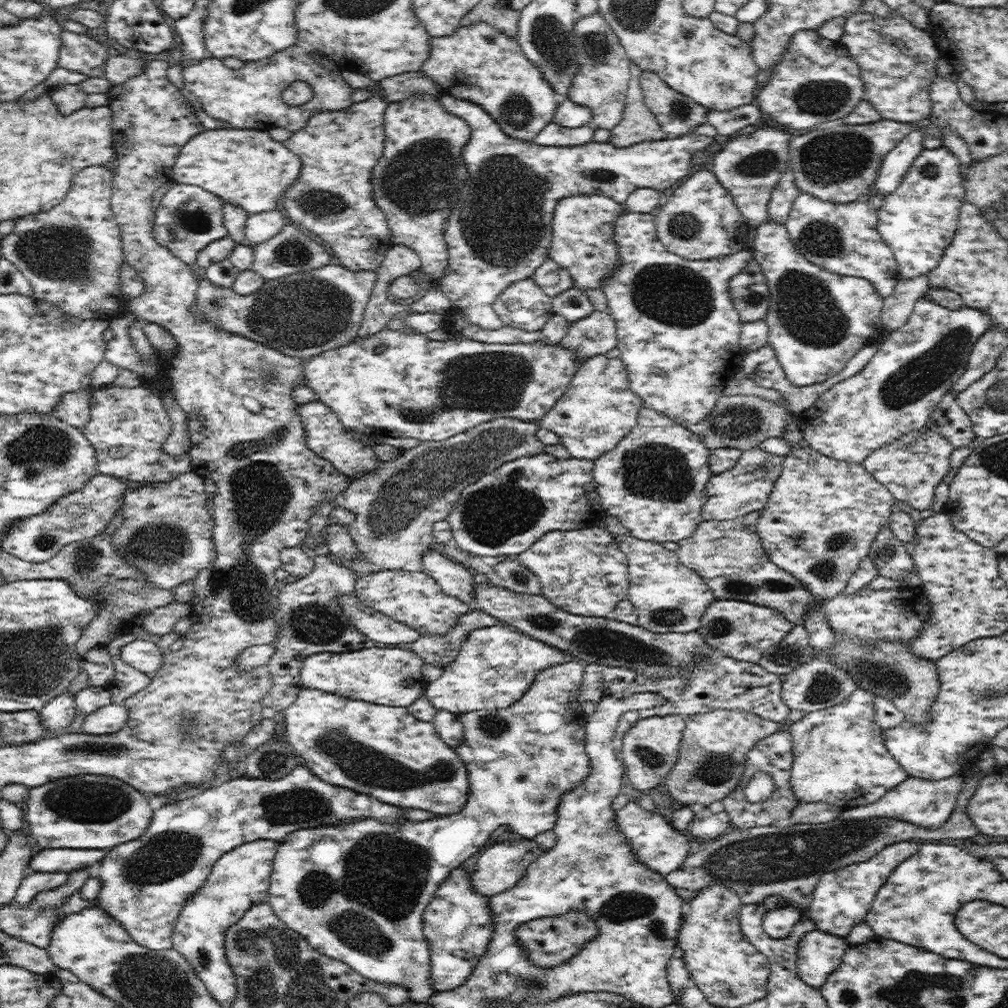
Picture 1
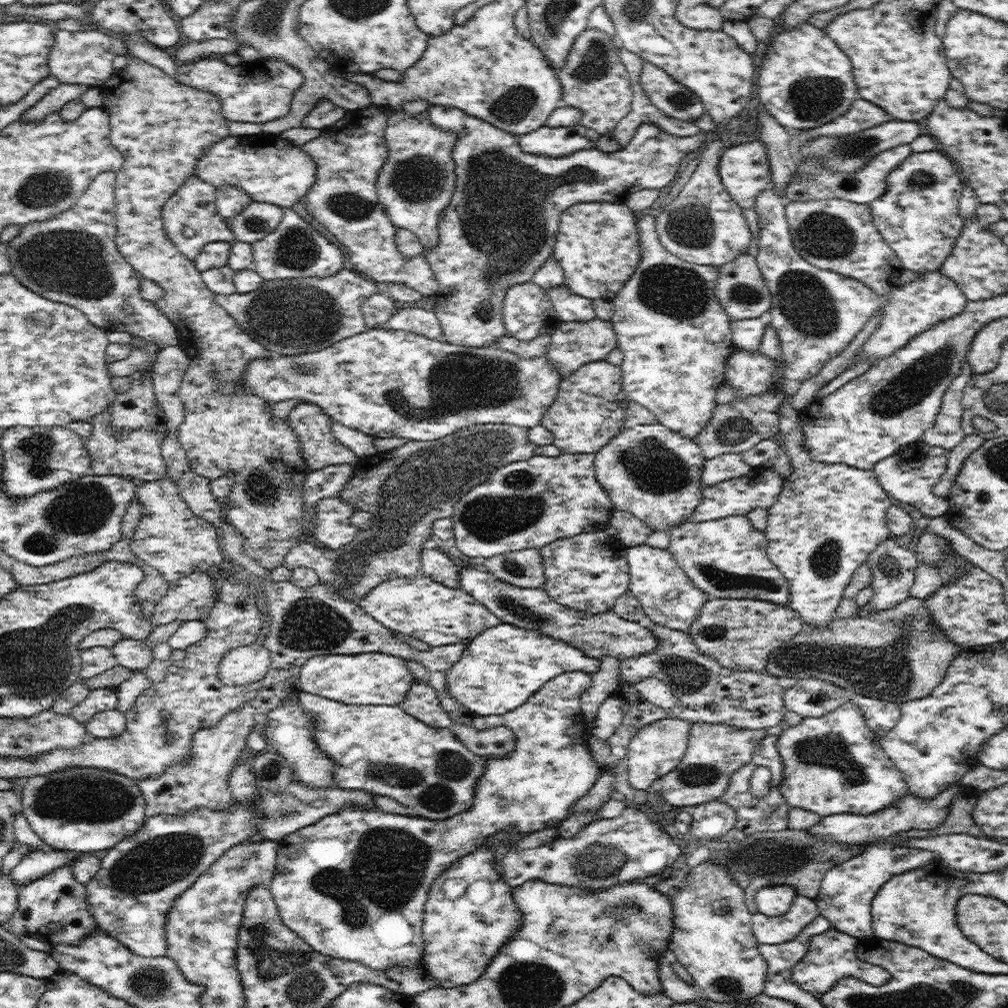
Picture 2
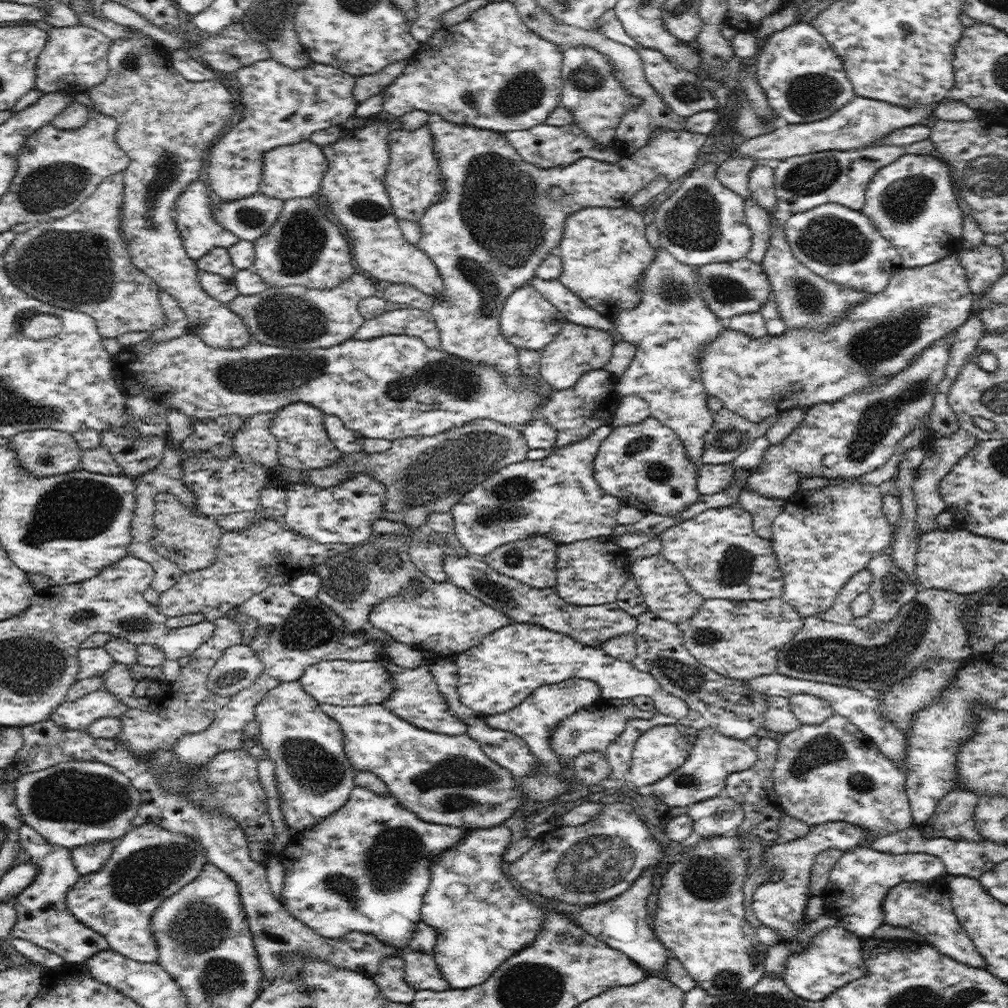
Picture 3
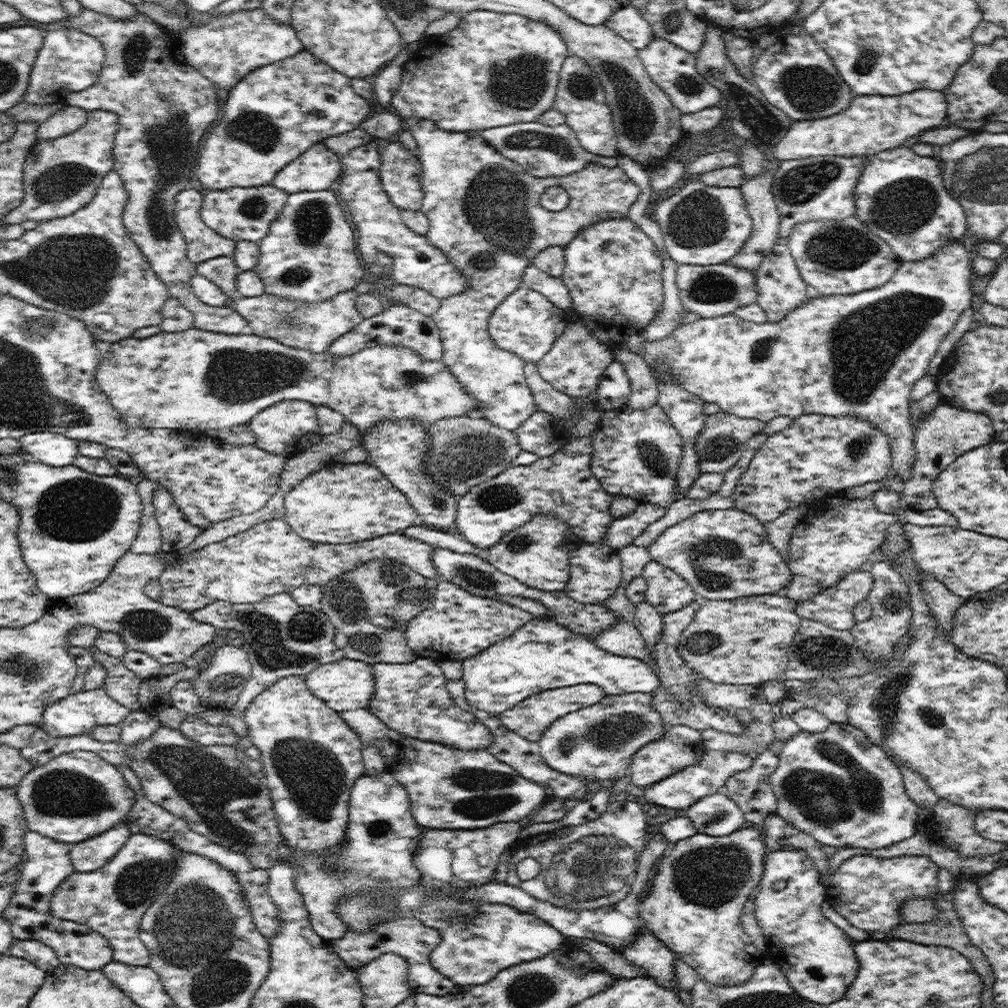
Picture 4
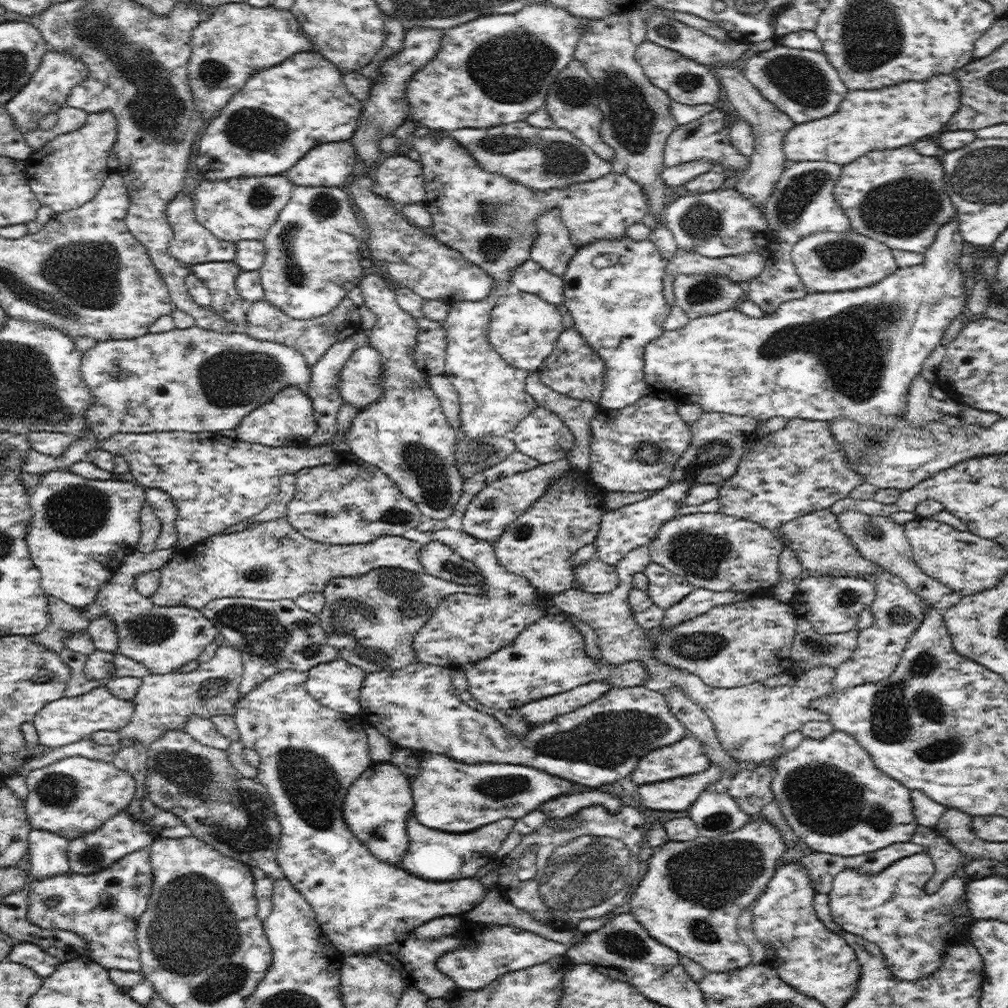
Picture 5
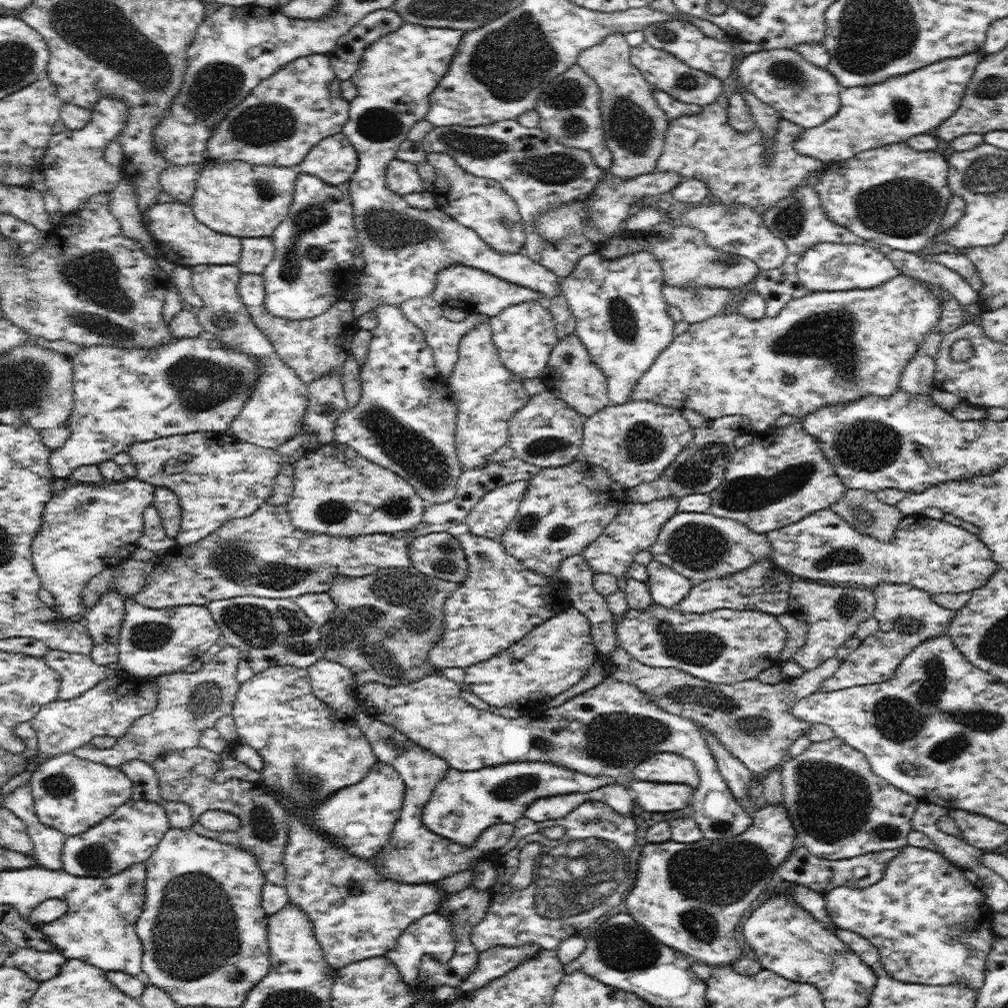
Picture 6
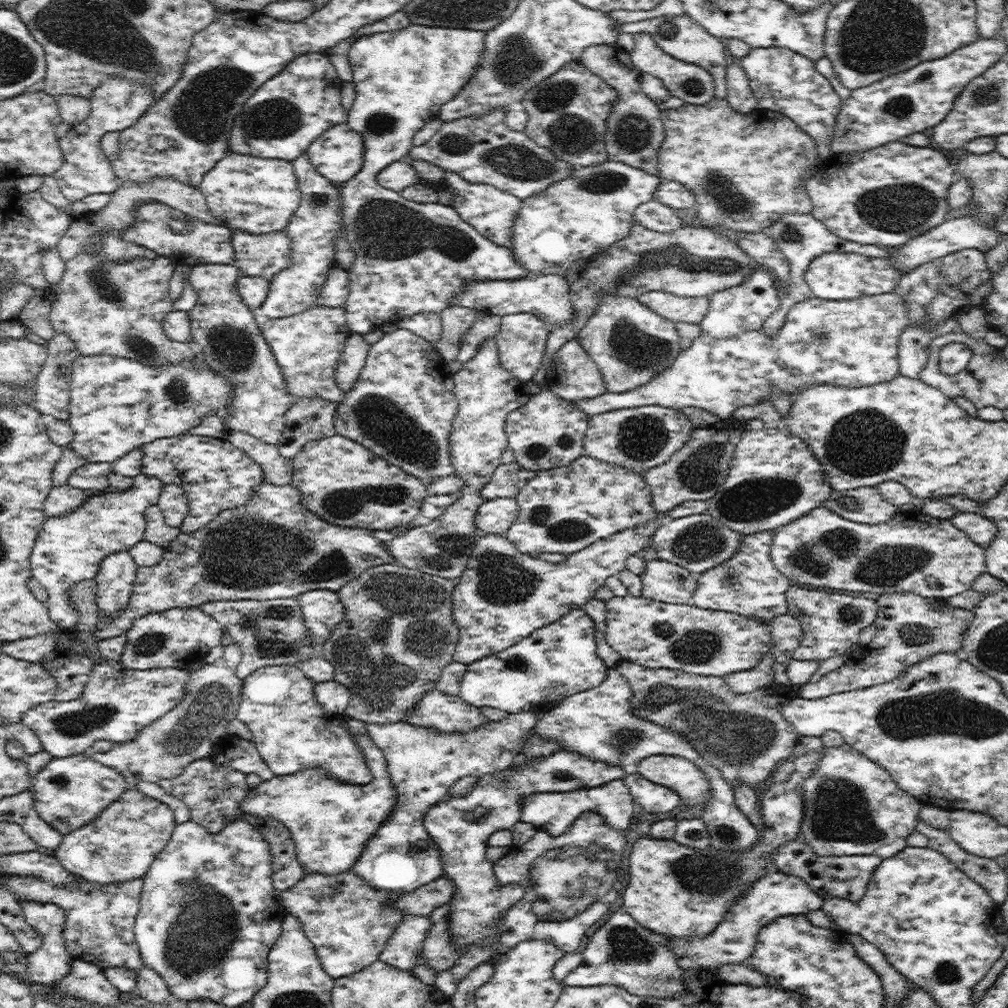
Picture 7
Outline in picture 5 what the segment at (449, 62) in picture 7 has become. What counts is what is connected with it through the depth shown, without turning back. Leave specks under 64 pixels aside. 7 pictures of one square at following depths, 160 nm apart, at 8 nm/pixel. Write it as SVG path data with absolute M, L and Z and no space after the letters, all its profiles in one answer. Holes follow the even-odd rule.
M424 26L405 30L404 46L395 55L389 56L381 66L381 75L370 87L369 97L363 102L357 127L351 138L355 151L366 164L366 170L373 172L380 158L380 140L402 126L409 114L409 102L406 96L407 82L438 54L443 29ZM531 259L514 270L511 284L522 292L535 294L547 300L551 305L564 302L563 278L542 269L542 266Z

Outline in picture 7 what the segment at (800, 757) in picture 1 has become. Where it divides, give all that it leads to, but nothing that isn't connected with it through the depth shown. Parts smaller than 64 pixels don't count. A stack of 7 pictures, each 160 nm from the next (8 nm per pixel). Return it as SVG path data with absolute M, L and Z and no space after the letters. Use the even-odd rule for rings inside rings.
M848 744L823 746L824 757L804 783L804 818L800 832L817 855L875 854L891 858L906 848L923 804L901 790L891 774Z

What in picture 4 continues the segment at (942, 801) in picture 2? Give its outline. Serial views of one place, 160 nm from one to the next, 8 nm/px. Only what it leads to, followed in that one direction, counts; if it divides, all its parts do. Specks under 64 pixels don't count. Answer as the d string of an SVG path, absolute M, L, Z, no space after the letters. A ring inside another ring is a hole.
M792 848L774 851L767 849L764 857L764 874L752 896L755 915L766 939L765 956L780 964L787 981L801 997L820 1005L829 1005L840 1000L858 976L860 968L853 950L855 941L830 922L821 911L825 894L825 886L821 883L820 874L808 853Z

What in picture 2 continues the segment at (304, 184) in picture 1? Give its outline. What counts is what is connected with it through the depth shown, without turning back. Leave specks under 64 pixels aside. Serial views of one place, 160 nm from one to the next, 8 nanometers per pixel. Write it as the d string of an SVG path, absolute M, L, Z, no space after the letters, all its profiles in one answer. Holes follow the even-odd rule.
M376 105L348 111L340 120L322 129L322 134L302 147L317 166L316 180L302 198L310 216L316 218L324 228L346 248L354 270L366 278L380 283L403 283L420 292L423 296L436 295L439 283L425 258L424 252L416 258L404 258L397 250L397 227L391 221L385 206L379 201L376 183L383 164L388 158L385 141L388 111Z

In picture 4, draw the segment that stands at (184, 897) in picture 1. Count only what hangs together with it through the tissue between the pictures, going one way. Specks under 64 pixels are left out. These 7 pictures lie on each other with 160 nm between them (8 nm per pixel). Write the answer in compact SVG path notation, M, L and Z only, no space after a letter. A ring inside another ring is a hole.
M131 834L126 844L115 854L114 859L101 869L92 872L74 871L52 893L50 912L52 916L72 920L89 926L108 940L113 950L113 960L132 966L149 966L150 953L140 938L140 923L146 909L163 893L176 868L176 846L156 836Z

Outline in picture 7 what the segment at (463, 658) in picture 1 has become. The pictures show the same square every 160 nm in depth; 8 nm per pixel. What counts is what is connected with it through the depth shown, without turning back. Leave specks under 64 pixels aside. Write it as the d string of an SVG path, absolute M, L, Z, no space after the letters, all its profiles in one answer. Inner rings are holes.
M584 609L571 610L506 650L467 665L459 695L477 707L489 706L514 714L535 710L543 714L571 694L596 688L606 680L610 668L597 653L595 628L594 619Z

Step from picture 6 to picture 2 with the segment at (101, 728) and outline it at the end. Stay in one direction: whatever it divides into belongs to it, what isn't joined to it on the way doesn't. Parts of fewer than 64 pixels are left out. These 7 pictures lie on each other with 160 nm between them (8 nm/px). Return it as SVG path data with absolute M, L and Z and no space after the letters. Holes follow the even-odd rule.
M97 688L91 690L89 695L79 702L69 715L78 722L87 723L95 714L102 710L114 710L117 708L118 695L115 688Z

